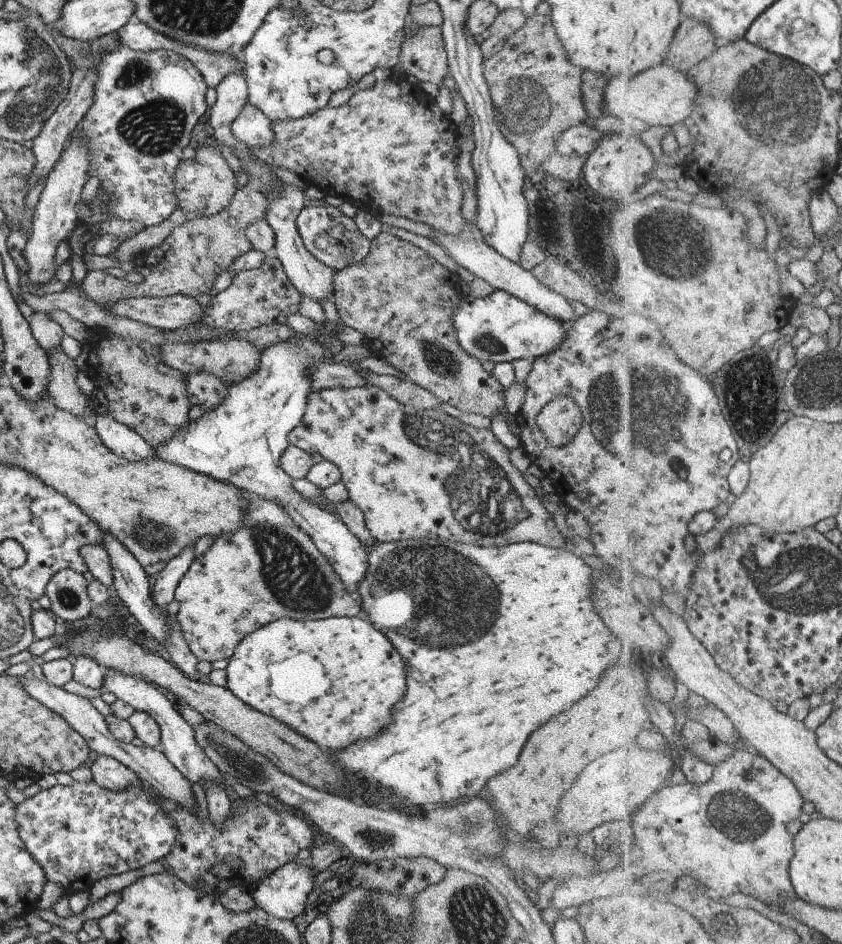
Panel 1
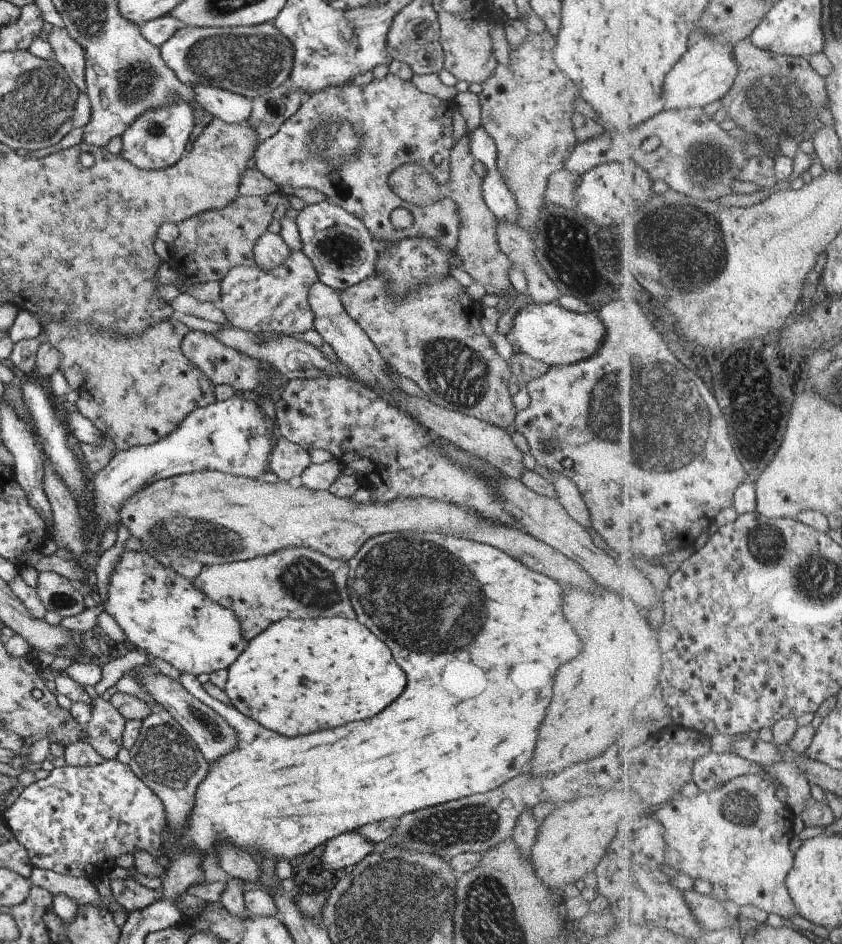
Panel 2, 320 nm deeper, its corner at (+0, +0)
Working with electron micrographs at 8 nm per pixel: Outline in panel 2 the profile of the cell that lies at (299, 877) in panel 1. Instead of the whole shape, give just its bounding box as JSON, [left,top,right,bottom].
[321,831,374,870]

